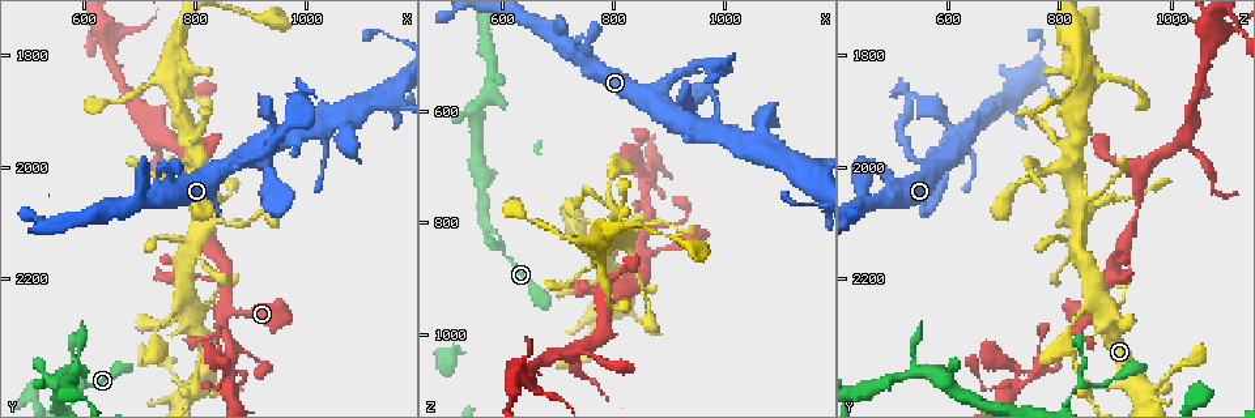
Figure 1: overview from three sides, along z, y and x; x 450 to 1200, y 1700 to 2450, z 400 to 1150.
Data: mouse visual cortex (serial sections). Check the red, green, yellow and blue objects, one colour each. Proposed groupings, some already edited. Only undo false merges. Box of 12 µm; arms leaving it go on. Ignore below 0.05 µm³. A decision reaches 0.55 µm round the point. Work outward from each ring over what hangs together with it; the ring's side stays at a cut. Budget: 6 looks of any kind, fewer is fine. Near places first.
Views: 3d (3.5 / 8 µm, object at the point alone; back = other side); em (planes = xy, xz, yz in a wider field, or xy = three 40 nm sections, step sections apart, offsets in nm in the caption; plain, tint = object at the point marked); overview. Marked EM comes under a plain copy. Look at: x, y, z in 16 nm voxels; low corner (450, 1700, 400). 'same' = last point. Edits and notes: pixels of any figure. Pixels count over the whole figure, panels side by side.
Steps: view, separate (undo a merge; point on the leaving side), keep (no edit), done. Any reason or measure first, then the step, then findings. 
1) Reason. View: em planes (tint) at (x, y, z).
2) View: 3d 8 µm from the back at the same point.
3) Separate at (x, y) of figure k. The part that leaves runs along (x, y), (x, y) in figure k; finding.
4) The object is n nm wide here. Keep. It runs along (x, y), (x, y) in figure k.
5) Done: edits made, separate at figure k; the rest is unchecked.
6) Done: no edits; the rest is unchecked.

Sharp bend. View: 3d 3.5 µm from the back at (860, 2395, 730).

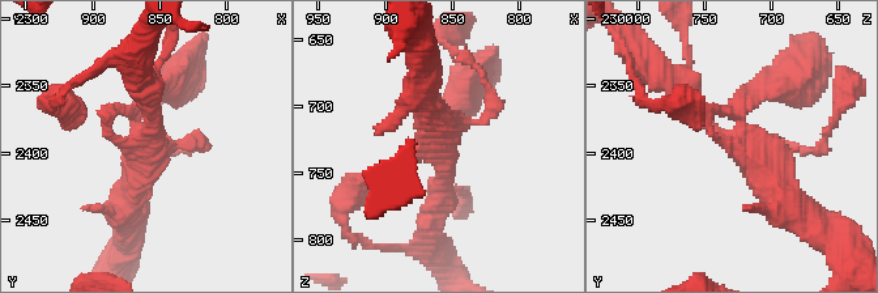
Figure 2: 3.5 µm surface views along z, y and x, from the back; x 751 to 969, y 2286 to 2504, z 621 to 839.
View: em xy step 5 (tint) at (860, 2392, 728).

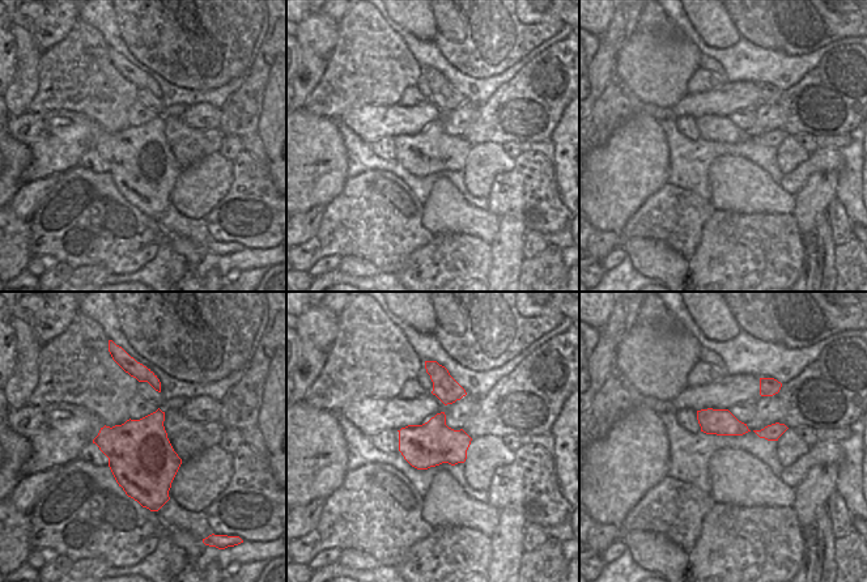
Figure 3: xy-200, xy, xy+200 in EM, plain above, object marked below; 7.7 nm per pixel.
Keep. It runs along (673, 81), (789, 202) in figure 2; all the same cell.

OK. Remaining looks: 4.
A fork. View: 3d 3.5 µm from the back at (600, 2395, 845).

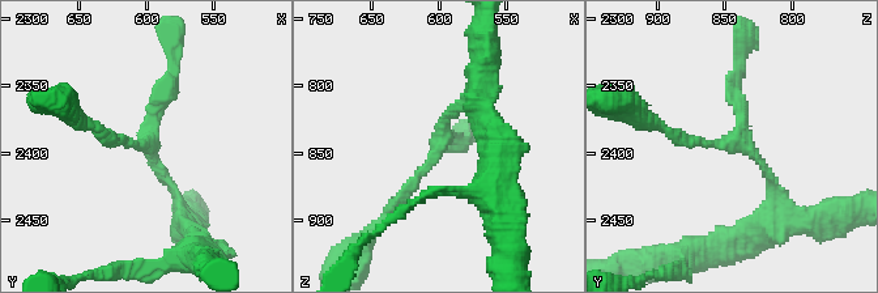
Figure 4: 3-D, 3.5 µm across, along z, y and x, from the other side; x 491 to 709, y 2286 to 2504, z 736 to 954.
Now the EM. View: em xy step 1 (tint) at (600, 2394, 842).

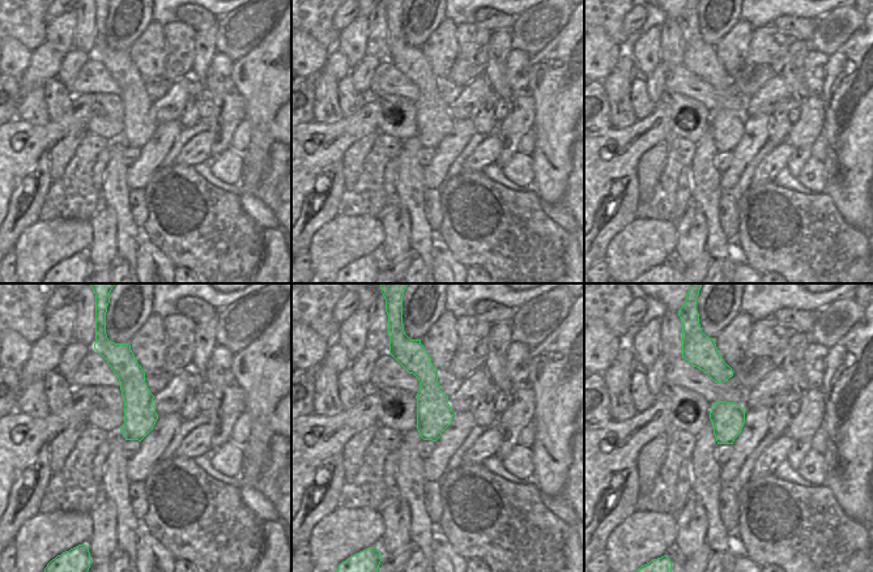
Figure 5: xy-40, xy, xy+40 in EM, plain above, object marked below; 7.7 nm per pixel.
Keep. It runs along (392, 211), (473, 97) in figure 4; continuous, no second cell.

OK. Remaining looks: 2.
Done: no edits; the rest is unchecked.

